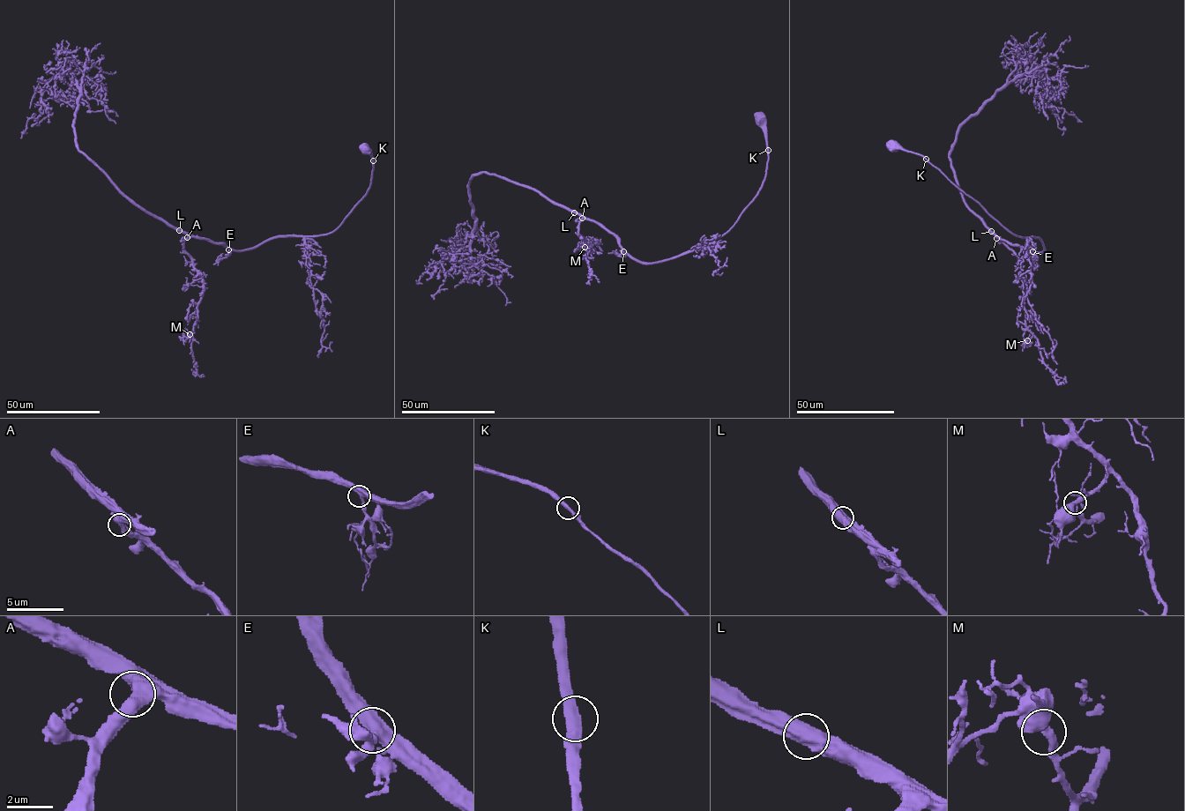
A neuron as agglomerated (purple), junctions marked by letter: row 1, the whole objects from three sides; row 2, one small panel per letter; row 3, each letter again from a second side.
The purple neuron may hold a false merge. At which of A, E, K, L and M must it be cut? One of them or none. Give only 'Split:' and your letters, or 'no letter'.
Split: no letter

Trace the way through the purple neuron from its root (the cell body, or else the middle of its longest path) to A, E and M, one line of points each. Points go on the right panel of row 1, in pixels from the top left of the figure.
A: (893, 145), (922, 155), (1010, 233), (1020, 237), (1038, 237), (1044, 249), (1035, 252), (996, 238)
E: (893, 145), (922, 155), (1010, 233), (1020, 237), (1038, 237), (1044, 249), (1032, 251)
M: (893, 145), (922, 155), (1010, 233), (1042, 241), (1035, 252), (996, 238), (1021, 262), (1027, 340)

